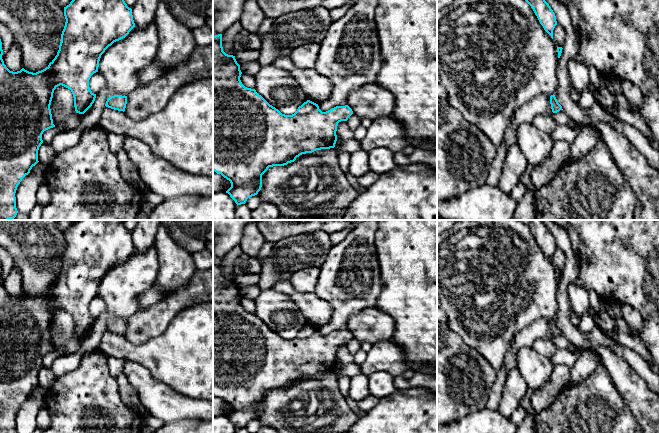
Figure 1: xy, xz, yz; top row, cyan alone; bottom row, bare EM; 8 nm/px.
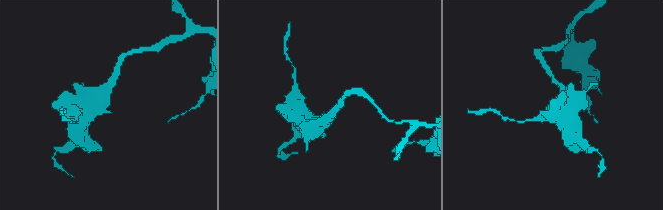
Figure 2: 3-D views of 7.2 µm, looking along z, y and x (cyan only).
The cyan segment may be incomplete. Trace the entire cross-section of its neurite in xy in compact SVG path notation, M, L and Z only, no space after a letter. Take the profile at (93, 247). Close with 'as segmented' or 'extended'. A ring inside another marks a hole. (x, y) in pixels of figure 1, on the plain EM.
M77 220L73 222L69 229L64 231L64 240L66 243L64 253L61 258L61 266L59 269L59 274L55 282L49 287L49 289L36 297L29 296L22 292L20 295L13 296L10 295L4 285L2 283L3 274L2 274L2 266L0 263L0 433L17 433L16 432L16 421L15 417L17 414L18 409L22 405L22 403L30 397L30 394L33 390L35 390L38 385L38 374L41 368L43 367L42 358L44 355L55 351L53 348L52 338L51 338L51 325L53 322L54 314L62 309L71 314L74 322L74 331L76 337L84 338L94 327L96 318L94 318L89 311L89 304L91 300L98 296L99 285L101 279L105 276L105 274L111 270L114 266L119 265L125 262L129 256L135 251L135 247L133 244L132 233L127 230L124 225L124 222L121 220Z | as segmented

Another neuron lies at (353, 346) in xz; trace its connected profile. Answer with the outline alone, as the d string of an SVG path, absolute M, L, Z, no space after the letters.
M352 338L347 344L347 349L351 354L354 354L361 349L361 342Z

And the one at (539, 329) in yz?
M543 318L535 320L516 335L507 350L501 369L497 371L497 377L488 394L486 408L492 411L498 410L508 373L510 370L517 368L518 350L523 347L533 348L534 342L538 339L553 339L550 320Z

